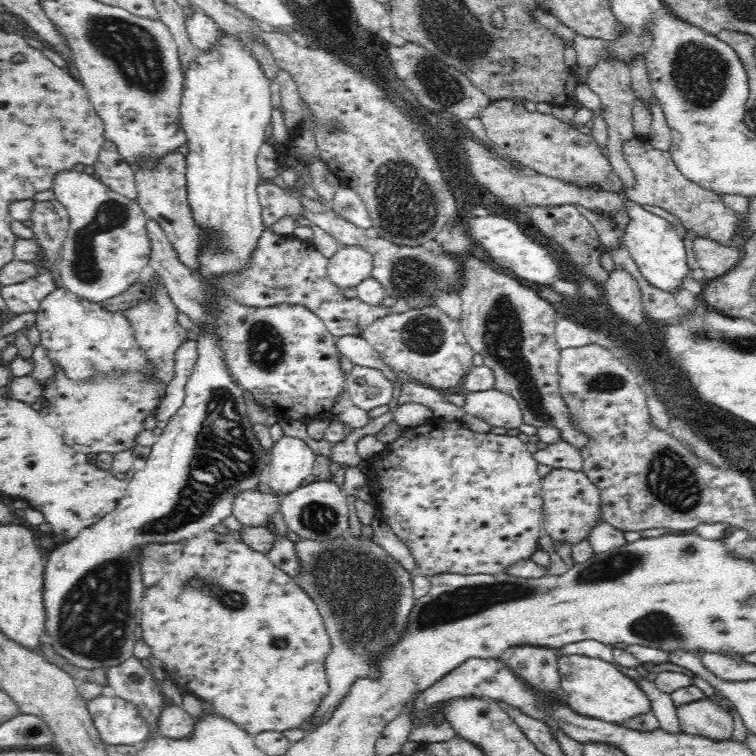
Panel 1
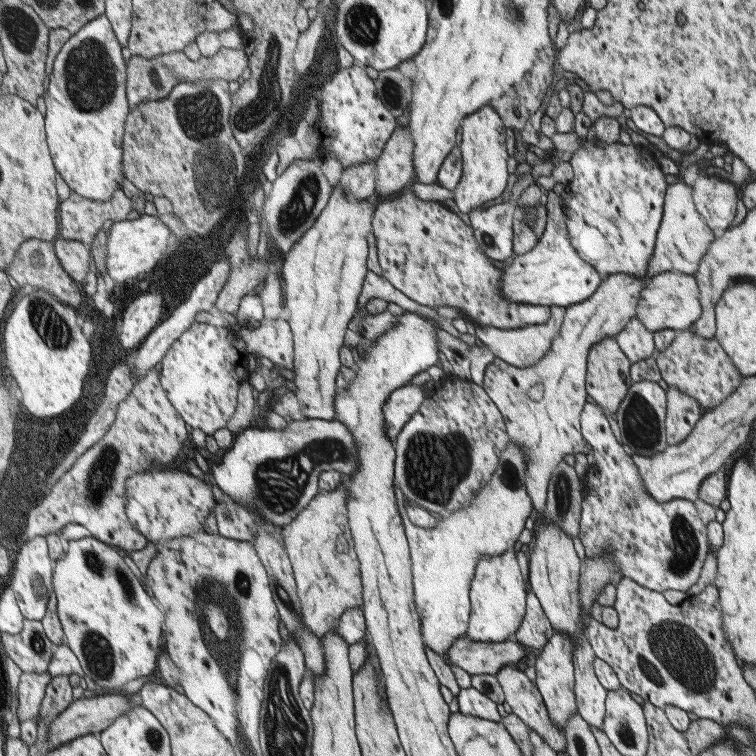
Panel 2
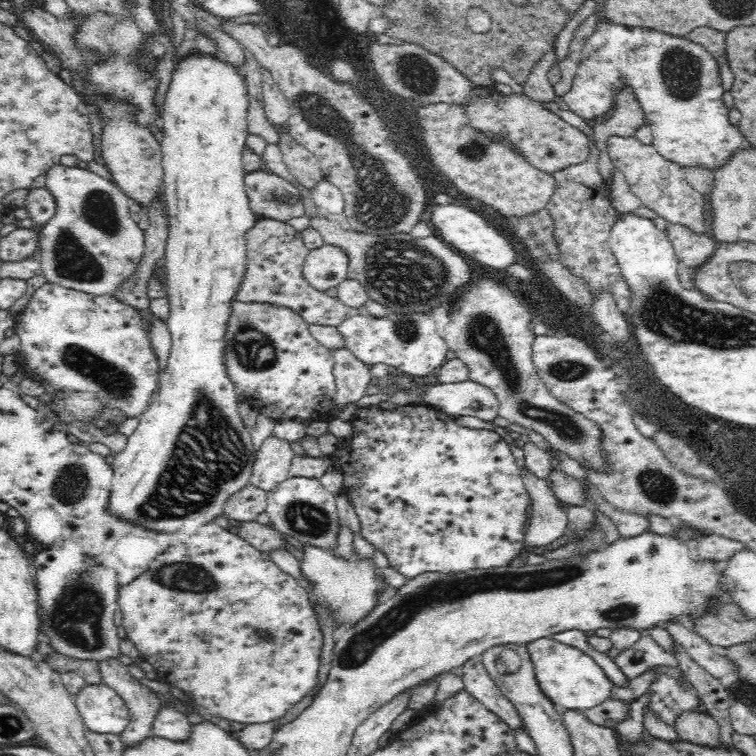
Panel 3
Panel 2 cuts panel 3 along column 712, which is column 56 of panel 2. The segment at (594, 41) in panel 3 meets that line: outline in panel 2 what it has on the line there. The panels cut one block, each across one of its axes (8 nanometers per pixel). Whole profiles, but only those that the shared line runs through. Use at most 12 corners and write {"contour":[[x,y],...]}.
{"contour":[[102,14],[72,35],[43,96],[66,184],[109,201],[131,109]]}

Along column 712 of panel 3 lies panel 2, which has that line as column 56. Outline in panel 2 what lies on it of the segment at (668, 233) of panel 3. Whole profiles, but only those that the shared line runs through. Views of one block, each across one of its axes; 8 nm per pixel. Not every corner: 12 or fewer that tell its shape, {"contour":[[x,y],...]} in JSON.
{"contour":[[63,237],[54,243],[65,270],[80,284],[94,268],[84,242]]}

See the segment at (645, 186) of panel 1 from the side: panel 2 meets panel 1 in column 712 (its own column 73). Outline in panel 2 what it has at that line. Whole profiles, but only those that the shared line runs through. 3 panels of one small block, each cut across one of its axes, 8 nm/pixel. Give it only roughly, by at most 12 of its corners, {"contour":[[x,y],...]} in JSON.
{"contour":[[71,190],[61,206],[63,238],[90,246],[105,220],[141,214],[144,198],[119,192],[101,204]]}

